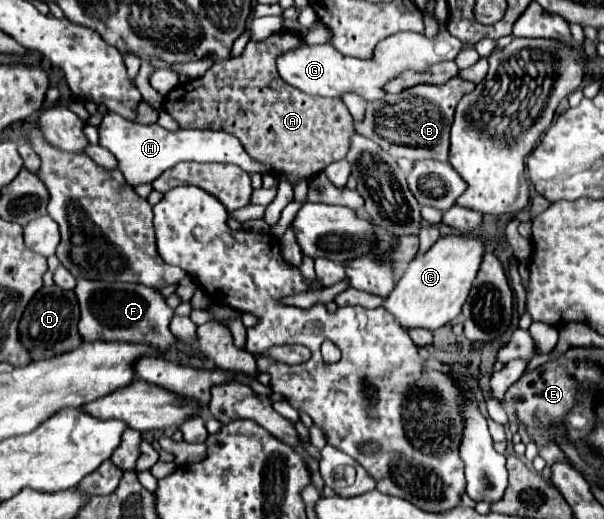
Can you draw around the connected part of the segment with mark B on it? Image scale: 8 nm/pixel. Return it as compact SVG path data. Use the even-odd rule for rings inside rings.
M458 76L450 78L440 86L414 86L400 94L388 94L384 100L374 102L366 108L364 122L356 122L356 132L372 138L380 148L384 148L394 158L426 160L436 158L446 162L450 150L450 126L454 122L454 108L460 98L474 90L472 82ZM392 142L392 144L386 144Z

